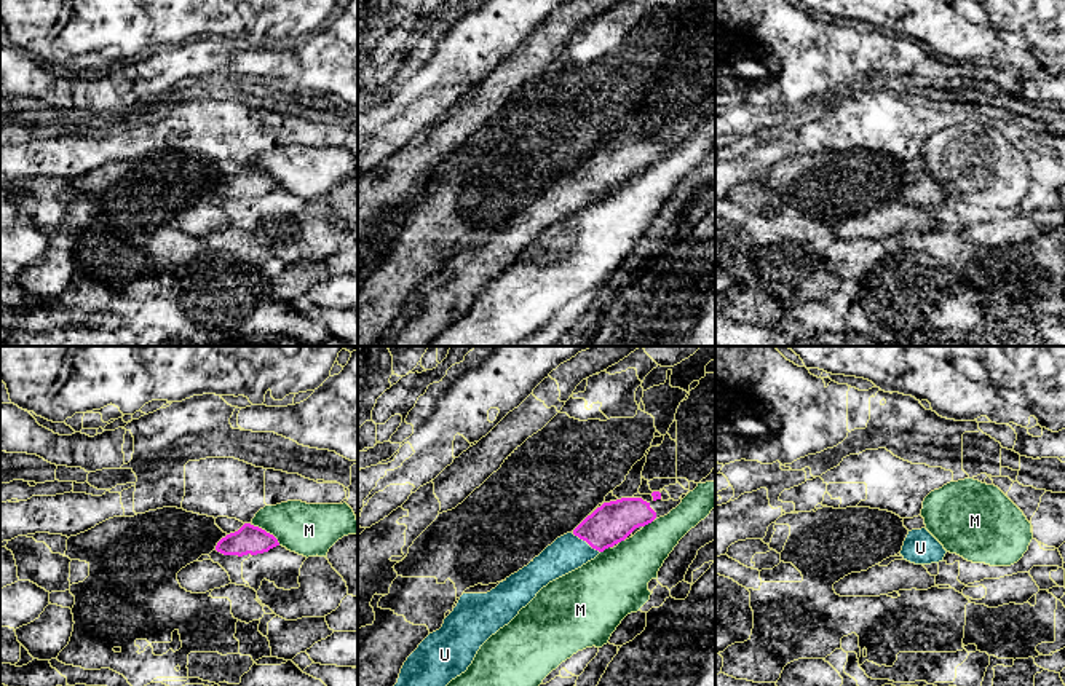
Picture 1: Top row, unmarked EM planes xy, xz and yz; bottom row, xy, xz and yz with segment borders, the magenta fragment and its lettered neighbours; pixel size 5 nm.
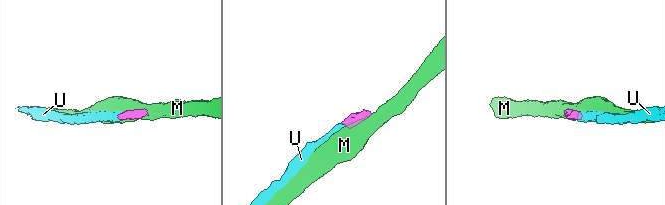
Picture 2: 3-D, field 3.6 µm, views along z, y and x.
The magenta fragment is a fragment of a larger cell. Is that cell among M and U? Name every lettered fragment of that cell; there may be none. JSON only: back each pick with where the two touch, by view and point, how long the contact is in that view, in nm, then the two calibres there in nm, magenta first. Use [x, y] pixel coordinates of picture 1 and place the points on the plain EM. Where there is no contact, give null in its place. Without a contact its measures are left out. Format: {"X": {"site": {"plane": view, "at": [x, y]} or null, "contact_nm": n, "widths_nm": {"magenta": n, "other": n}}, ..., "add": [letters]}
{"U": {"site": {"plane": "xz", "at": [586, 184]}, "contact_nm": 170, "widths_nm": {"magenta": 200, "other": 180}}, "add": ["U"]}

